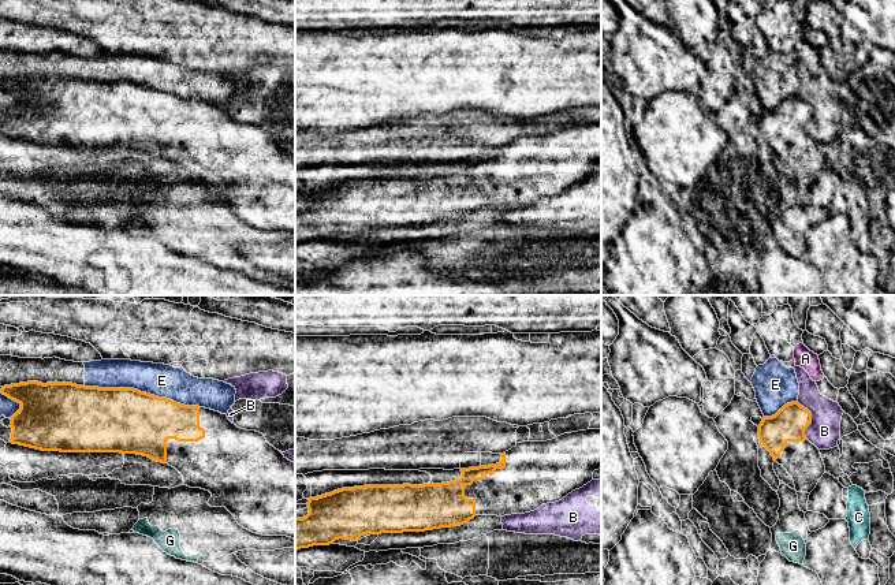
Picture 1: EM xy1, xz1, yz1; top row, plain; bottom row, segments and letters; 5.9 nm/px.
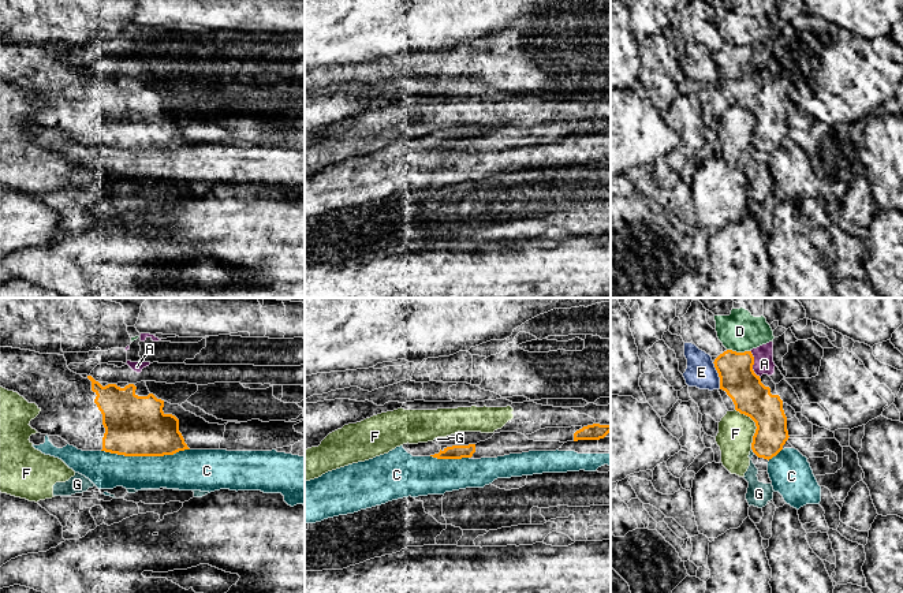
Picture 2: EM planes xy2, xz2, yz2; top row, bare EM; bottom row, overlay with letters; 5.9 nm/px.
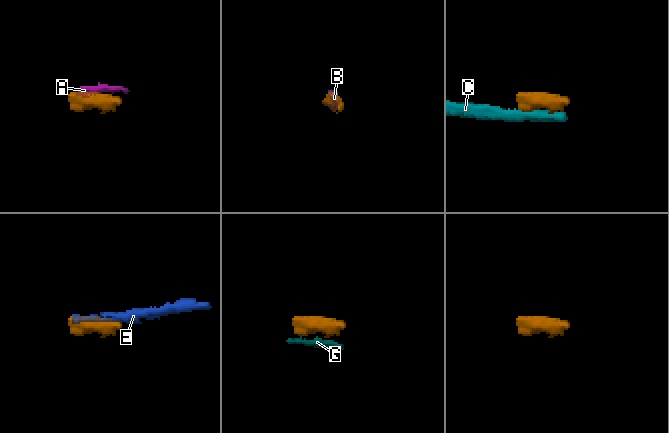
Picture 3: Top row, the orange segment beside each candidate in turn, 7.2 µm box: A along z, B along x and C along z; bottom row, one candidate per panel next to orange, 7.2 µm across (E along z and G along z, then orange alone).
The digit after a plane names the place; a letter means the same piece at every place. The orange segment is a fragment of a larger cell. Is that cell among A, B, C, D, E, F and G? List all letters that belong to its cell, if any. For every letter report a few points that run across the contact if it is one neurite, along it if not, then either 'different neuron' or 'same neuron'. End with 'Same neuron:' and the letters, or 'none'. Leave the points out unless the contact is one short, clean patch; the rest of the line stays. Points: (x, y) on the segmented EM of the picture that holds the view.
A: different neuron
B: different neuron
C: different neuron
D: yz2 (727, 349), (749, 351) | different neuron
E: different neuron
F: different neuron
G: yz2 (752, 448), (754, 452) | different neuron
Same neuron: none

